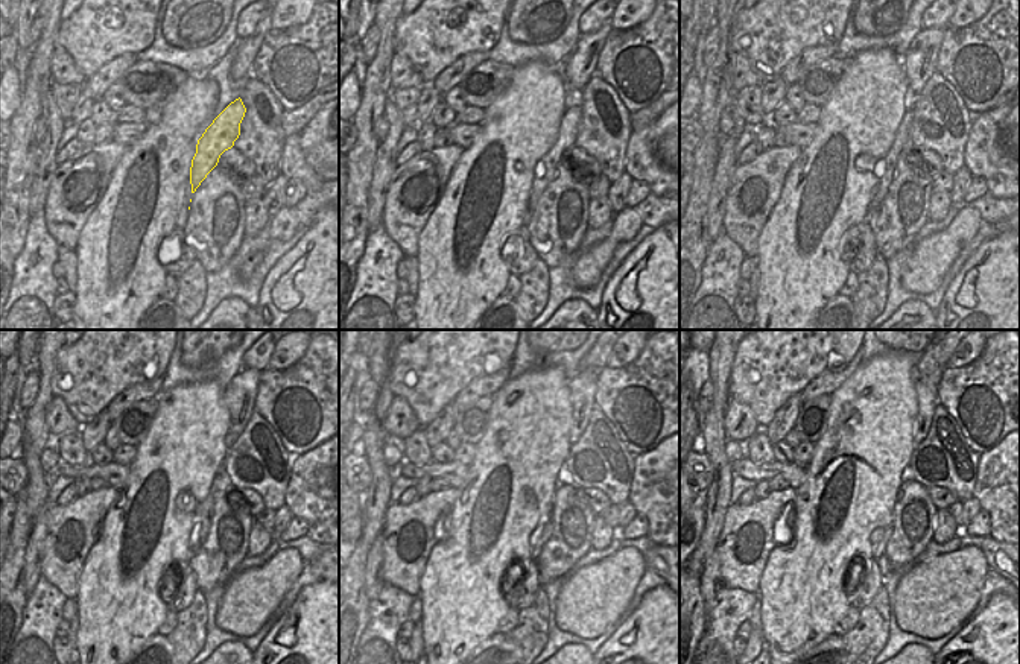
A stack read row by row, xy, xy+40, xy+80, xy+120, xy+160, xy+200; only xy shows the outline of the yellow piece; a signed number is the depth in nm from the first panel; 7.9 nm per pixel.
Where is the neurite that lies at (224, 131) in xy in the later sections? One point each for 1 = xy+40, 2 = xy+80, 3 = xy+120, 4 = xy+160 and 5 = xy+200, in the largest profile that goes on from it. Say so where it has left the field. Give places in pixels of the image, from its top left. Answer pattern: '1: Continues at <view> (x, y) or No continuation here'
1: Continues at xy+40 (567, 132)
2: Continues at xy+80 (902, 135)
3: Continues at xy+120 (204, 511)
4: Continues at xy+160 (535, 546)
5: Continues at xy+200 (877, 549).

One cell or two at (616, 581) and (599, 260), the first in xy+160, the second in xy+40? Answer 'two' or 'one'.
one

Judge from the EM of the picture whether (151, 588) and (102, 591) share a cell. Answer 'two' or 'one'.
one

